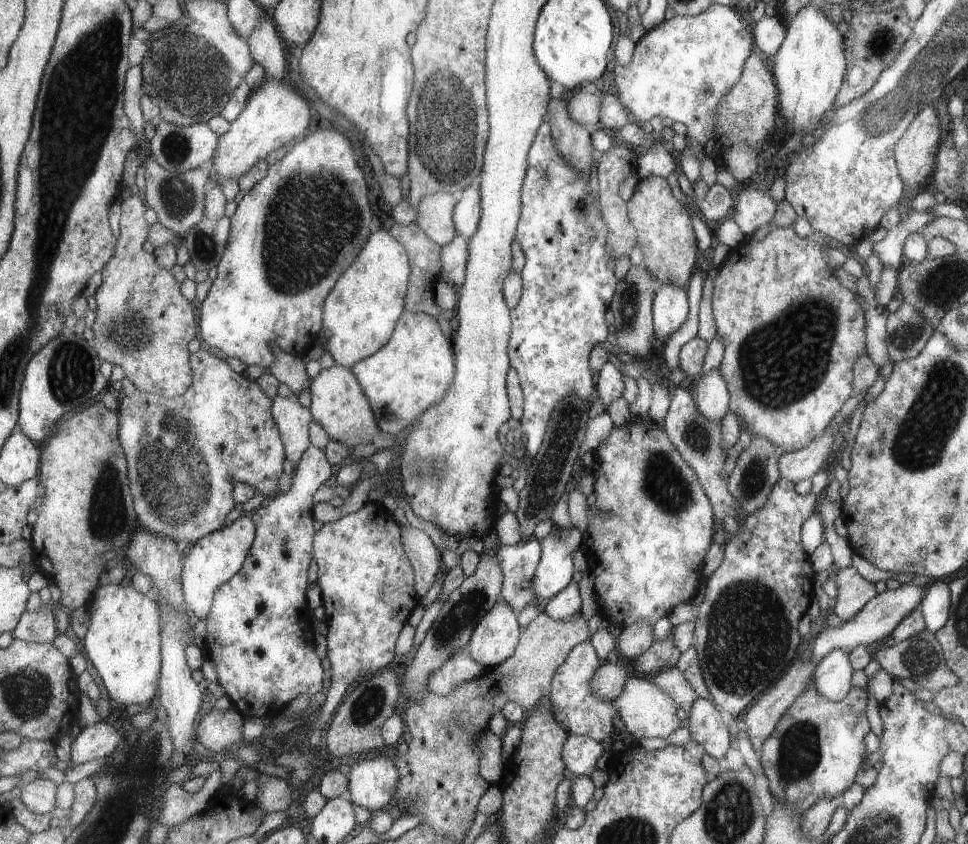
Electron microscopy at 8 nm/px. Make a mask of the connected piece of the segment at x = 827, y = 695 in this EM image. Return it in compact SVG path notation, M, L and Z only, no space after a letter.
M833 649L818 662L811 680L820 697L837 702L849 692L854 669L848 654L841 649Z

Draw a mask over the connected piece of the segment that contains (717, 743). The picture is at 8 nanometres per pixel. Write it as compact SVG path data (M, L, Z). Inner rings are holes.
M697 697L687 713L687 726L693 746L714 759L723 758L731 739L719 711L711 701Z

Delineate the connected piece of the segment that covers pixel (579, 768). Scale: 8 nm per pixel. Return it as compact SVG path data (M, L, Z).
M570 734L562 744L562 757L567 768L577 776L588 775L606 744L585 735Z

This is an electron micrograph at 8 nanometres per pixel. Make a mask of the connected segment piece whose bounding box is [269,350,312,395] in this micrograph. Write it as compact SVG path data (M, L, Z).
M277 351L273 364L269 366L271 372L280 383L285 383L292 388L295 395L301 394L301 390L310 388L312 379L307 374L307 364L301 360L301 355Z

